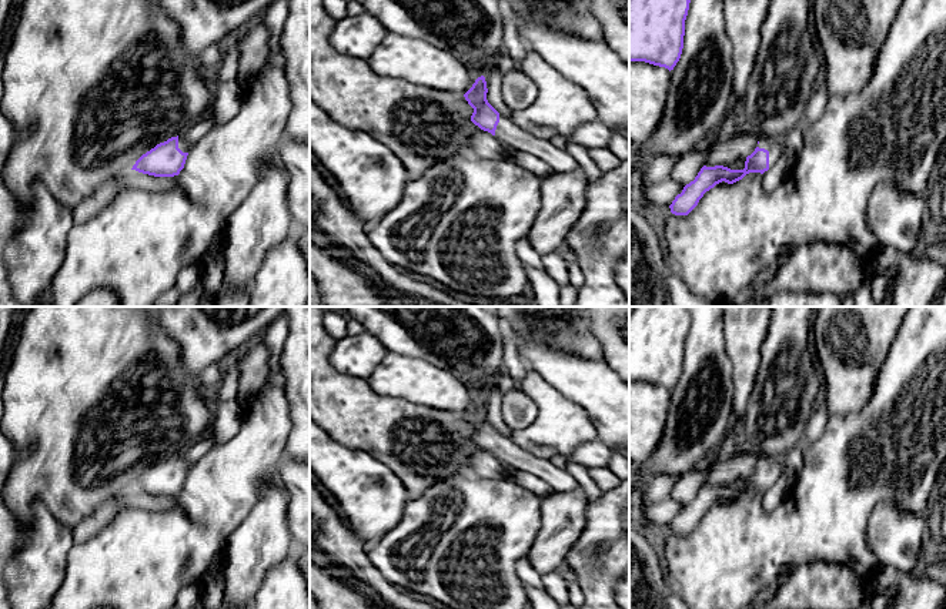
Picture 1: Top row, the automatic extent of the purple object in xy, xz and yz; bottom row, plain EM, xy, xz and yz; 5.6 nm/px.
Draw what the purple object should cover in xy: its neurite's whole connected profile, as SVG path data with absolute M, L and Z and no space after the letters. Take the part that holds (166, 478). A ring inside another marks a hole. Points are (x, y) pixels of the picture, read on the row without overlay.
M181 455L171 456L143 474L131 489L154 496L178 495L191 468L193 464L188 464Z

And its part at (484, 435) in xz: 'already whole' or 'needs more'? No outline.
needs more

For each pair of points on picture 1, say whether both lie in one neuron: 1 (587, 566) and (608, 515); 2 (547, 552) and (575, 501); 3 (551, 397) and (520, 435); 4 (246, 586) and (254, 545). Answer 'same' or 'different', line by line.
1: same
2: same
3: same
4: same

